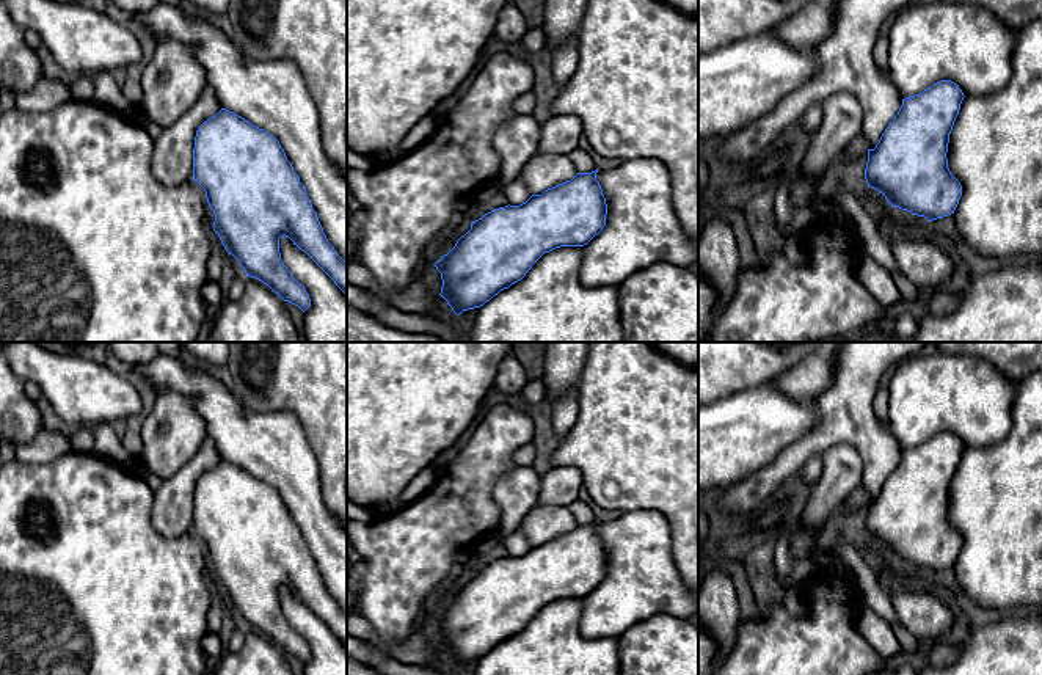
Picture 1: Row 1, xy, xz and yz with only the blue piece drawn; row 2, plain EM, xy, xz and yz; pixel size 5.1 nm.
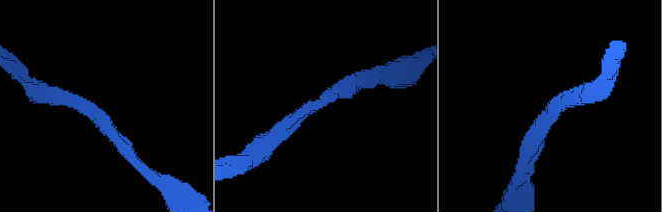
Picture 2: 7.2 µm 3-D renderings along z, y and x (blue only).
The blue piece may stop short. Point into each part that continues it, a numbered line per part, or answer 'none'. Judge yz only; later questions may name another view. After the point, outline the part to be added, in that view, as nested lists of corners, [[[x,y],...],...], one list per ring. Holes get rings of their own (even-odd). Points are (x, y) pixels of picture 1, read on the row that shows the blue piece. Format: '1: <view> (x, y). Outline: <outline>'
none

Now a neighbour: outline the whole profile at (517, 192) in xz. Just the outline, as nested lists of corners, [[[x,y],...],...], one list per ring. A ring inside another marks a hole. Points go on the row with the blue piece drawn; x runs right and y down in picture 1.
[[[521,174],[516,179],[510,181],[508,184],[502,185],[501,190],[504,192],[510,206],[519,206],[532,196]]]

